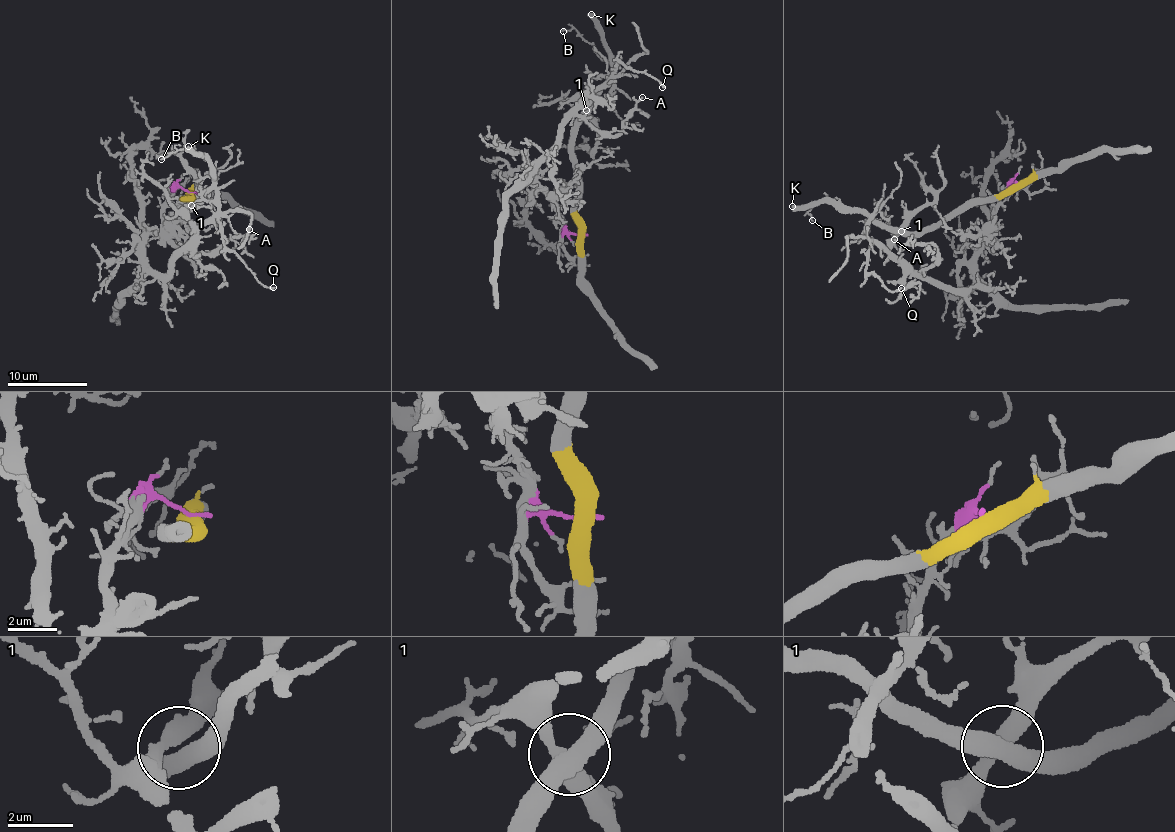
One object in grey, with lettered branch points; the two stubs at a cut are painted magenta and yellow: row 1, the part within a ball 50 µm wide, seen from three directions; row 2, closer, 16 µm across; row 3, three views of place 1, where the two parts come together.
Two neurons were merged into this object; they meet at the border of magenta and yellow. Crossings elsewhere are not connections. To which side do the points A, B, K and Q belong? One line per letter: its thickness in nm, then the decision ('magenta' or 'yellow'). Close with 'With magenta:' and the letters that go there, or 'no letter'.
A: 120 nm | magenta
B: 110 nm | yellow
K: 480 nm | yellow
Q: 120 nm | magenta
With magenta: A, Q

